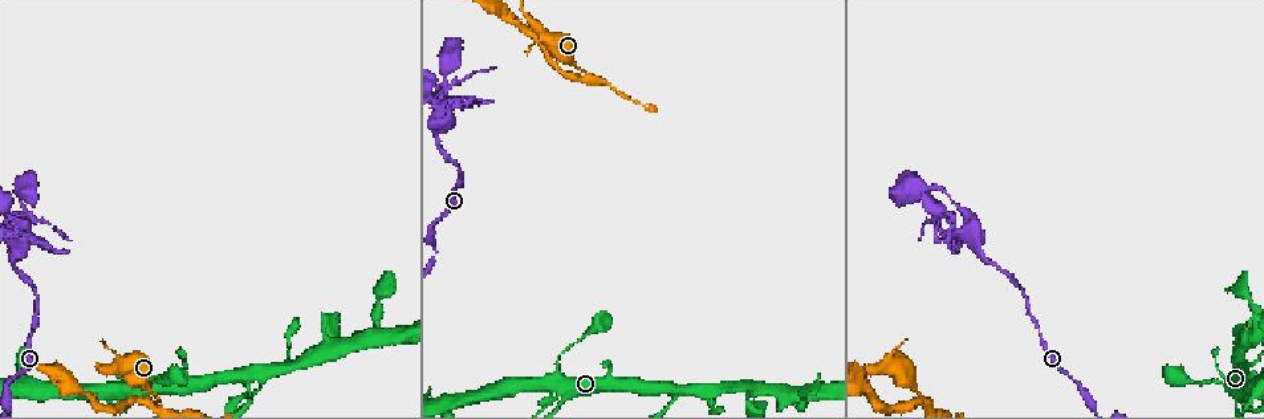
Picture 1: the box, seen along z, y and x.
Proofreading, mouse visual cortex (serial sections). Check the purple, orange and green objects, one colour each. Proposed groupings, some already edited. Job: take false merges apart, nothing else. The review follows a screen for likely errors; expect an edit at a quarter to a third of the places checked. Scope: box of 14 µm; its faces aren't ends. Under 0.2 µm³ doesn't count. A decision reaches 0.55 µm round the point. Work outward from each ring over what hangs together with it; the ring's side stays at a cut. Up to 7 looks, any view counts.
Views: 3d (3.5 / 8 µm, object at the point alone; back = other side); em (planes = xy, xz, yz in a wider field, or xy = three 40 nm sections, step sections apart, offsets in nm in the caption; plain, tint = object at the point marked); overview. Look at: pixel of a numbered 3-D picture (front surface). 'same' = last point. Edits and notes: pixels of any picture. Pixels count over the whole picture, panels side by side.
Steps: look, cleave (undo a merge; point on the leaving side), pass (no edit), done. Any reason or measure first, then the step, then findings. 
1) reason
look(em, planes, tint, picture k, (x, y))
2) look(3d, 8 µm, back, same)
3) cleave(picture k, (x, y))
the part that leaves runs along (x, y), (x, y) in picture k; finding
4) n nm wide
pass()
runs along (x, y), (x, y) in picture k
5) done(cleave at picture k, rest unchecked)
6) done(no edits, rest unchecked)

sharp bend
look(3d, 3.5 µm, picture 1, (155, 396))

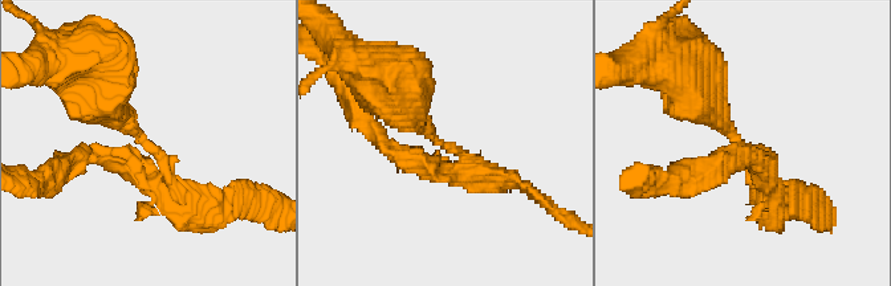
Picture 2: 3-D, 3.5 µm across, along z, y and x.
3 arms; arms of 250, 350, 500 nm
look(em, planes, plain, picture 2, (448, 148))

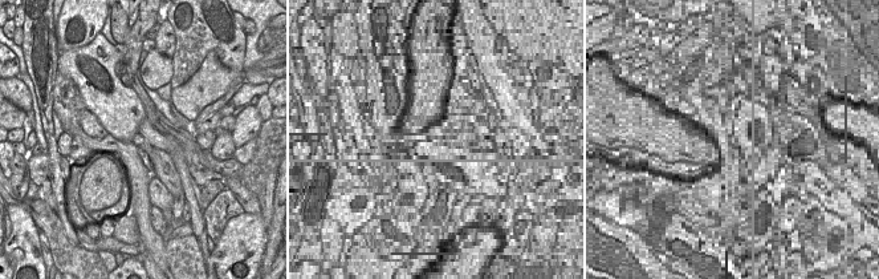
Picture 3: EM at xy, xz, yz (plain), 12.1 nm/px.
with the object marked
look(em, planes, tint, same)

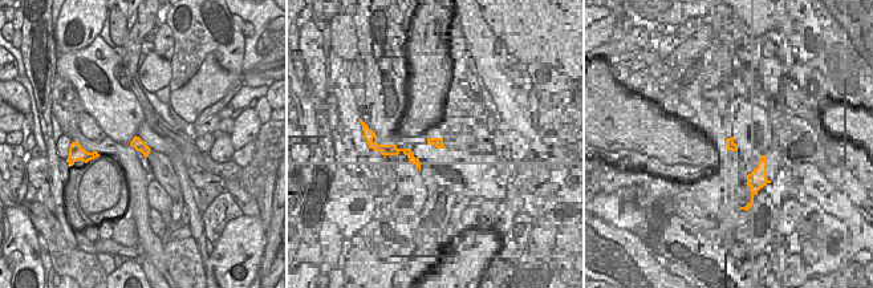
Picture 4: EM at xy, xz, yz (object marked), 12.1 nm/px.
cleave(picture 2, (426, 170))
the part that leaves runs along (464, 158), (431, 171), (366, 127) in picture 2; a second cell is stuck on

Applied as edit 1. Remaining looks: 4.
narrows sharply
look(3d, 8 µm, picture 1, (31, 327))

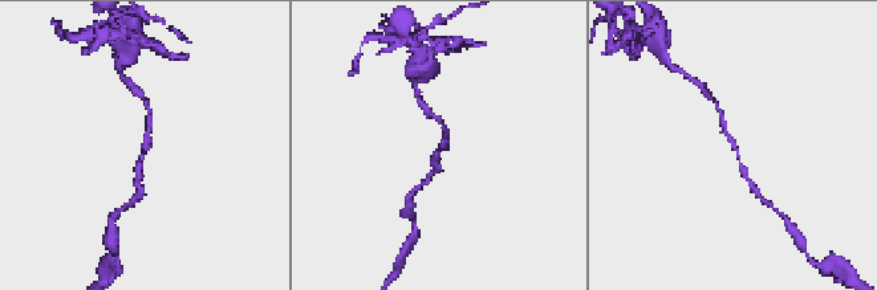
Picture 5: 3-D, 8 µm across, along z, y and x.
now the EM
look(em, xy, step 5, tint, picture 5, (143, 149))

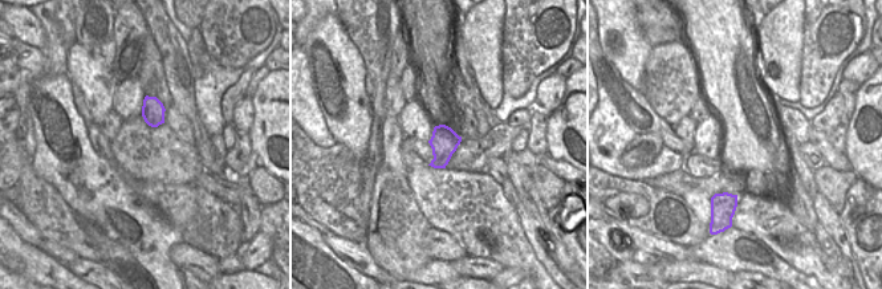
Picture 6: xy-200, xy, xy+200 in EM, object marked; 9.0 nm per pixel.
260 nm wide
pass()
runs along (752, 186), (723, 130), (722, 118) in picture 5; one cell here

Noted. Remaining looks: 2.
arms run side by side
look(3d, 3.5 µm, picture 1, (963, 232))

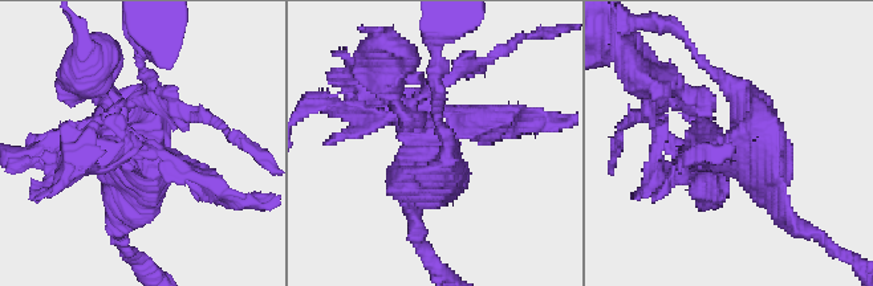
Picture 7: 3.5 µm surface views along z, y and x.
now the EM
look(em, xy, step 1, tint, picture 7, (736, 143))

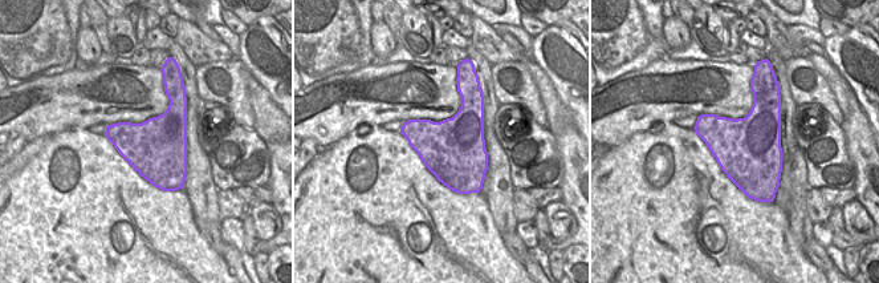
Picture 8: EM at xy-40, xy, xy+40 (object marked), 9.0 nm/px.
600 nm wide
cleave(picture 7, (380, 106))
the part that leaves runs along (434, 137), (398, 110), (385, 56) in picture 7; a second cell is stuck on

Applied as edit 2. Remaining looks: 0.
done(cleave at picture 2, cleave at picture 7, rest unchecked)

